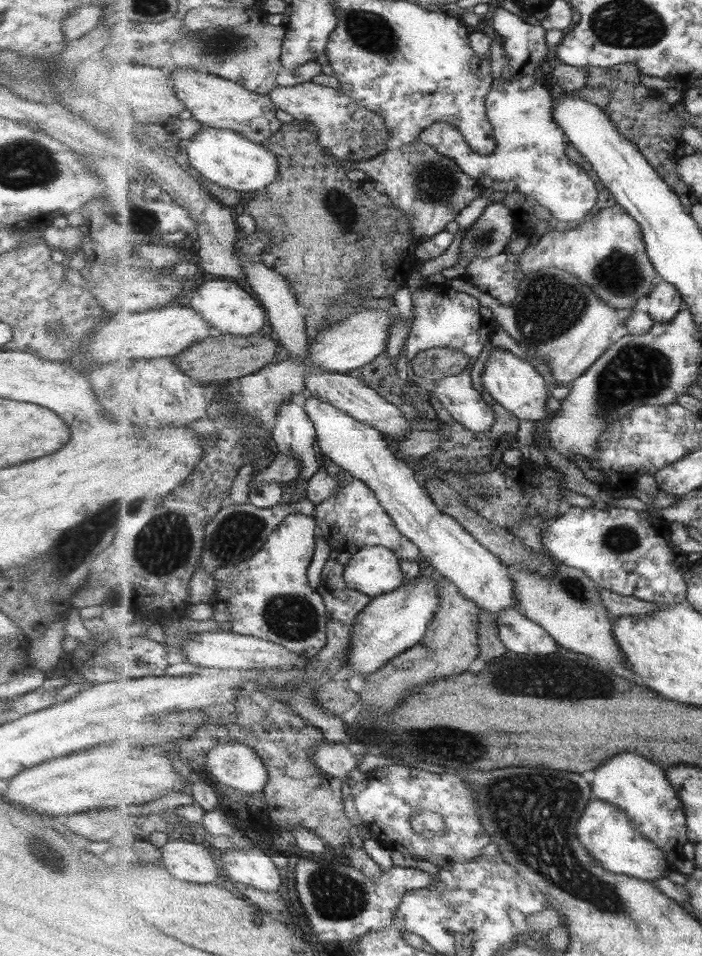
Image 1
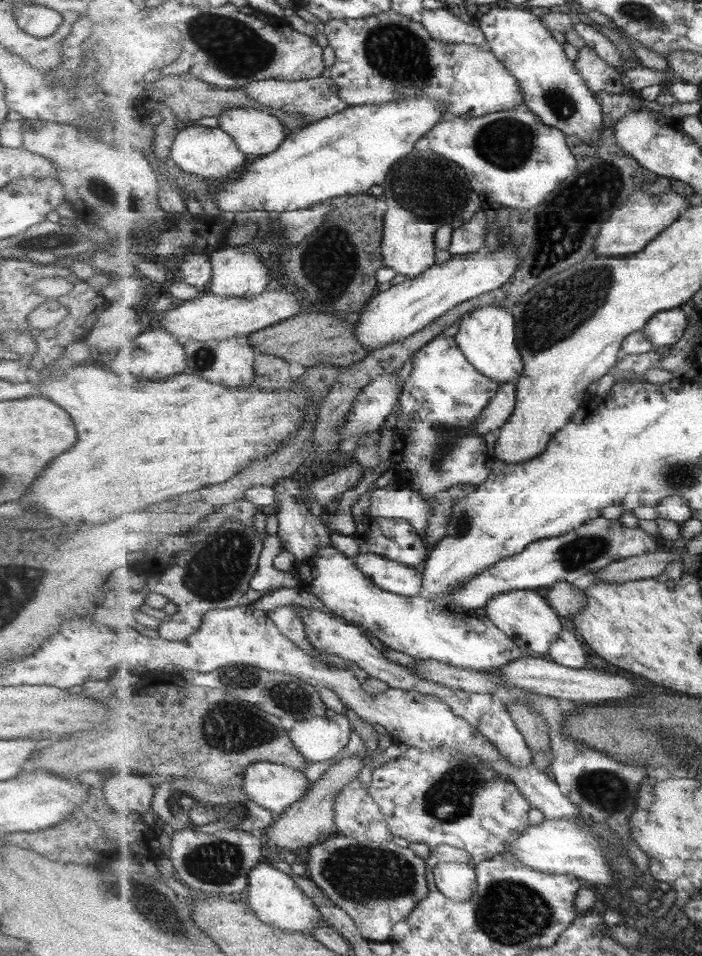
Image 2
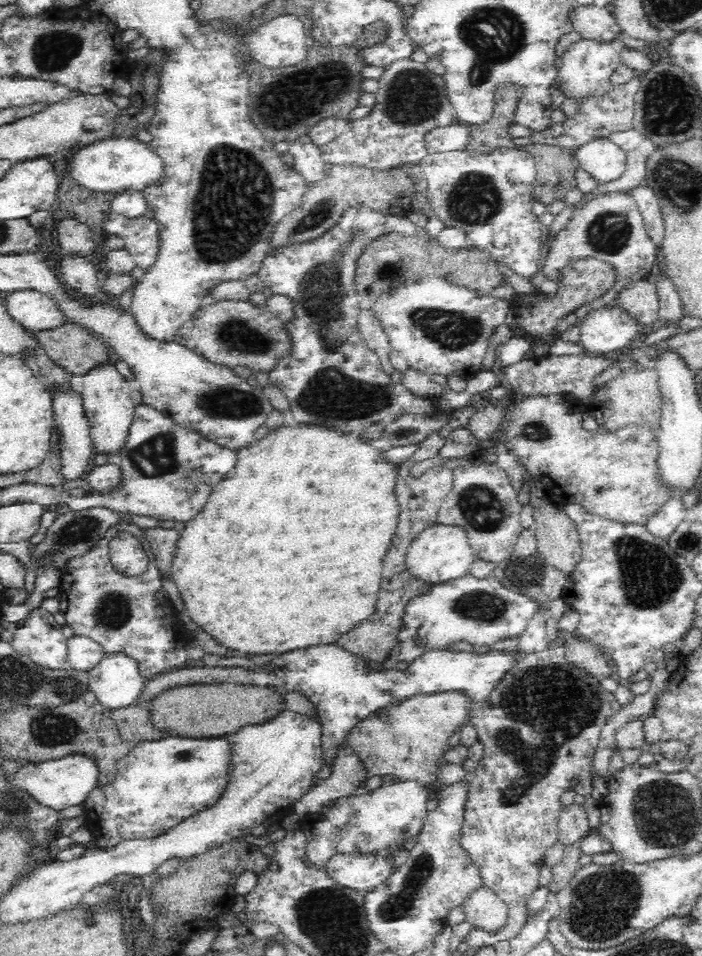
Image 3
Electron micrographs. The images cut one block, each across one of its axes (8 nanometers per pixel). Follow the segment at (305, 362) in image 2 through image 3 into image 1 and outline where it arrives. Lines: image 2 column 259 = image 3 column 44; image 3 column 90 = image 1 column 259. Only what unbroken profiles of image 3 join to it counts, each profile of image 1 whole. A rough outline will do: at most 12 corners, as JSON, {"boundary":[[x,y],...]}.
{"boundary":[[214,333],[171,360],[203,385],[257,374],[274,335]]}

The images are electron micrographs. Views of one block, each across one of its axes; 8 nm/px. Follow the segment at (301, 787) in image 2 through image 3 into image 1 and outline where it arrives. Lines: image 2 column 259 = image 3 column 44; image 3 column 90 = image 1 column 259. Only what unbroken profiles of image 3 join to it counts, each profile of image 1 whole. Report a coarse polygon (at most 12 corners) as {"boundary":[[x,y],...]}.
{"boundary":[[235,741],[215,745],[204,771],[248,795],[270,777],[257,751]]}

